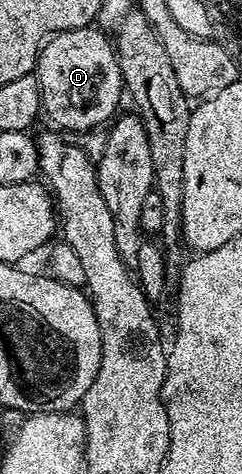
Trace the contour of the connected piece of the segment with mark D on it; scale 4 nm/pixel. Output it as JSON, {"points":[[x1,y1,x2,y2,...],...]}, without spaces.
{"points":[[96,25,54,34,37,55,35,73,41,89,44,117,49,117,54,127,62,126,57,127,62,131,96,131,118,113,121,94,123,98,123,83,117,52,110,35]]}

